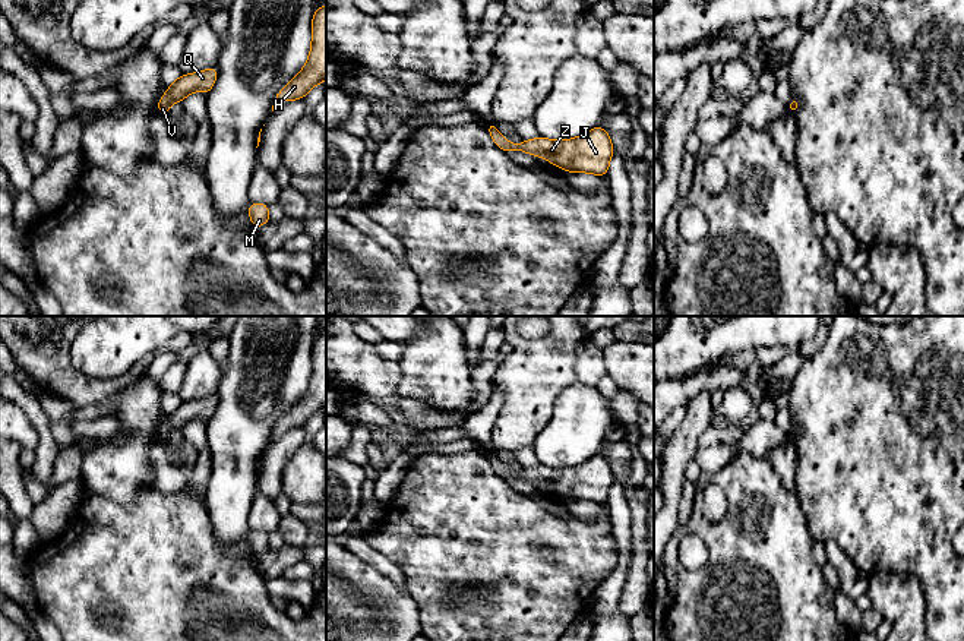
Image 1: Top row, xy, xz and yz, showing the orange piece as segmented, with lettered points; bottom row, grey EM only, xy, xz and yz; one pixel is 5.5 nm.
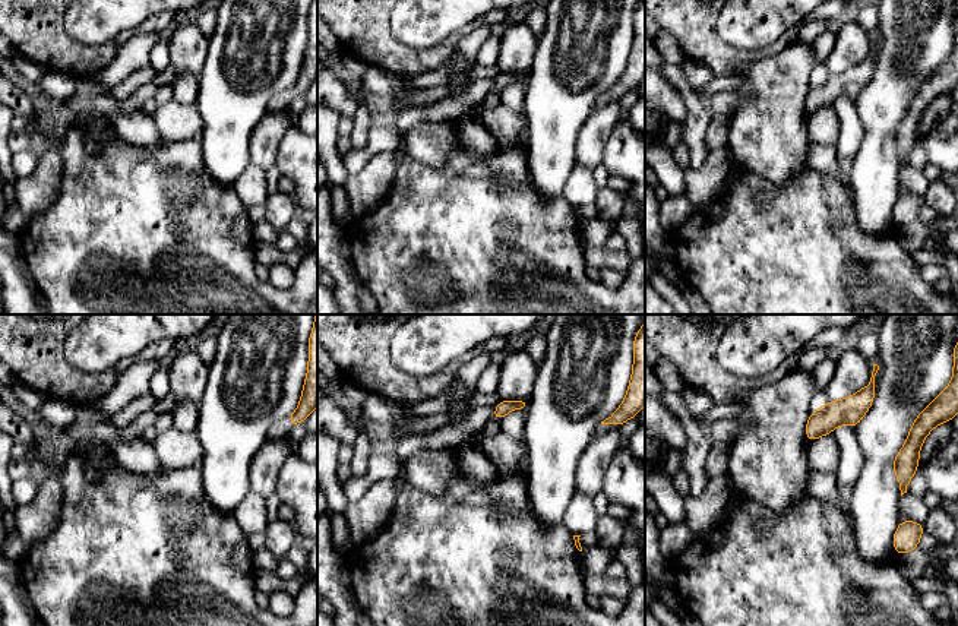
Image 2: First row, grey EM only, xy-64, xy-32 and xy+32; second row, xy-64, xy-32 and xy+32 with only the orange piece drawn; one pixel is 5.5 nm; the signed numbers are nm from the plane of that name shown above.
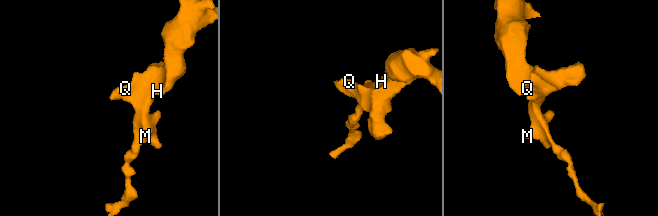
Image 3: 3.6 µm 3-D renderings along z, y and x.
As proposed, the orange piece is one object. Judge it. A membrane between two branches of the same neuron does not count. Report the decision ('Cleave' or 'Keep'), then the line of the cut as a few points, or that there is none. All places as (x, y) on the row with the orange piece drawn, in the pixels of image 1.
Keep. No split

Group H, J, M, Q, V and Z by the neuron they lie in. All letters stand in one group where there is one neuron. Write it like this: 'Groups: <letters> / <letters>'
Groups: H J M Q V Z

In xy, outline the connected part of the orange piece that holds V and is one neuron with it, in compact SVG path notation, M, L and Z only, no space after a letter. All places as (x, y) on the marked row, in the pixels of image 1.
M216 66L202 72L181 75L178 79L173 80L167 92L157 102L157 111L167 116L173 102L181 102L193 91L200 91L205 95L208 95L216 78Z

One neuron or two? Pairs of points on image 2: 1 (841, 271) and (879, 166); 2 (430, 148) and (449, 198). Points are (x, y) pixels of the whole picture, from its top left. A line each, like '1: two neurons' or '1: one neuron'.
1: two neurons
2: two neurons

